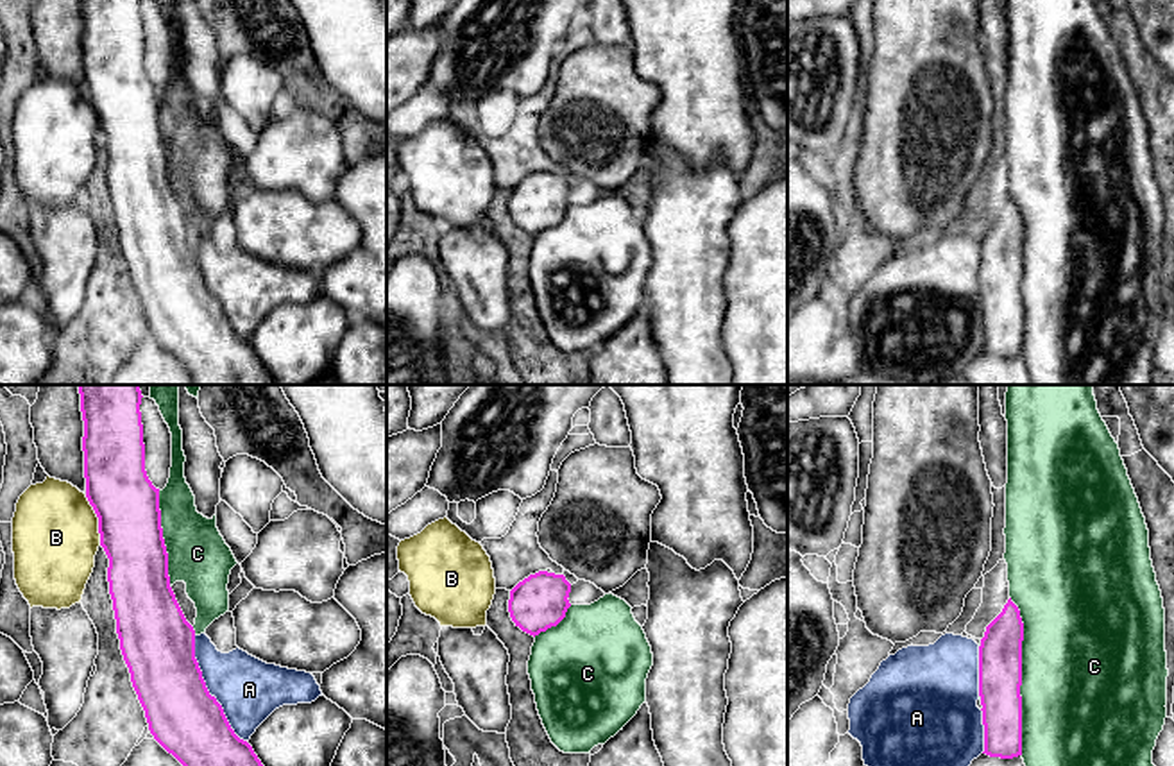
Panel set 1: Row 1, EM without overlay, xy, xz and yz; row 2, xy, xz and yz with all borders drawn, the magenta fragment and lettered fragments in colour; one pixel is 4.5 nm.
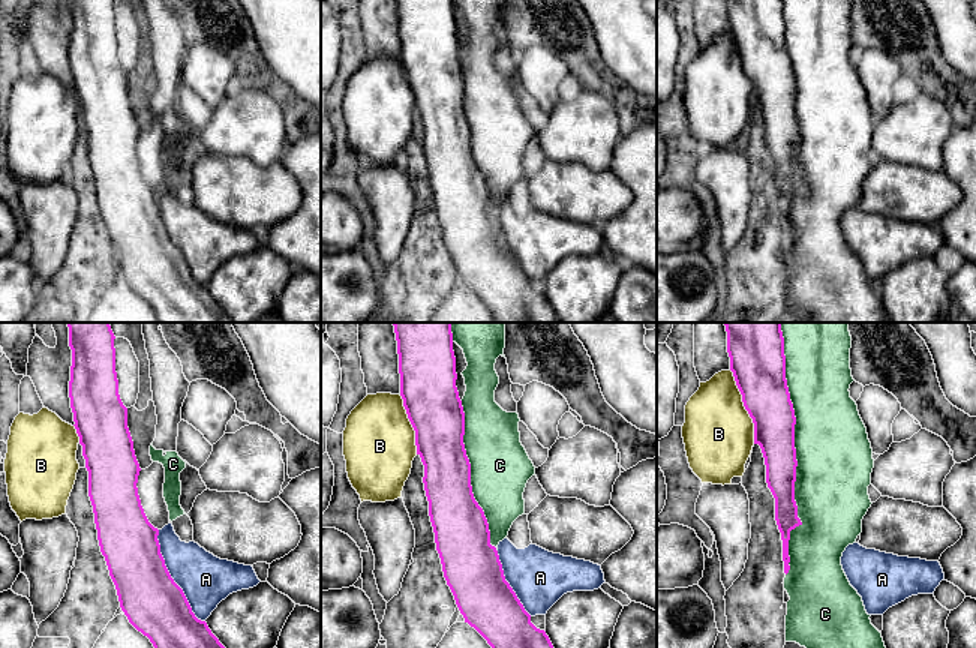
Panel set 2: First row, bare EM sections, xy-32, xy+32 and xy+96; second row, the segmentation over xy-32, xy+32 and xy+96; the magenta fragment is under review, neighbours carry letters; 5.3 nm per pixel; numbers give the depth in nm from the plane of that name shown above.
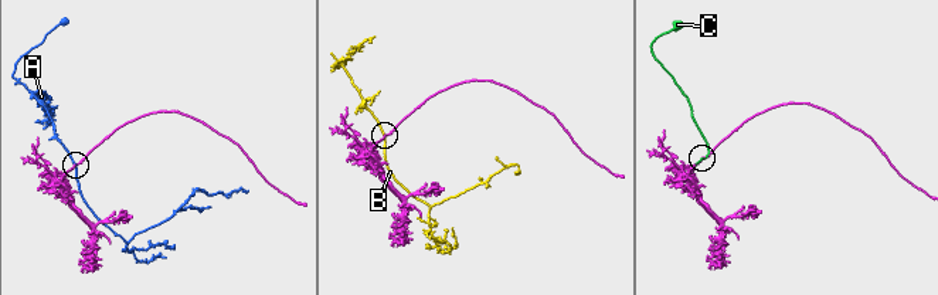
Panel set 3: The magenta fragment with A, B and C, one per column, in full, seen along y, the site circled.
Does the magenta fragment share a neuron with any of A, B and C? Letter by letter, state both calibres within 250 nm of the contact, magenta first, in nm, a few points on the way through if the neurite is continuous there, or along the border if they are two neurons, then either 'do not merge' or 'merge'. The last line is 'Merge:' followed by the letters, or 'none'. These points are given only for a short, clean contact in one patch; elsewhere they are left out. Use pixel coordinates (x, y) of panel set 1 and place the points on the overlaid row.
A: 320/280 nm | do not merge
B: 280/380 nm | do not merge
C: 190/500 nm | merge
Merge: C

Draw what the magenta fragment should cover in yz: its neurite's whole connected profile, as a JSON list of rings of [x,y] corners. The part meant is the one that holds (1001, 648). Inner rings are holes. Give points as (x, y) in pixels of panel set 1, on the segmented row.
[[[1009,598],[1002,612],[986,626],[979,646],[983,753],[990,757],[1022,755],[1022,641],[1020,610]]]

